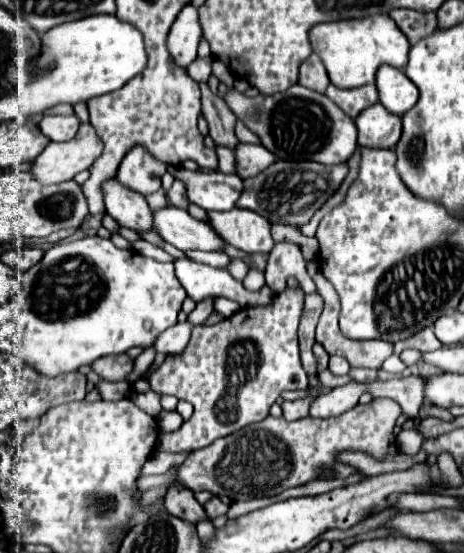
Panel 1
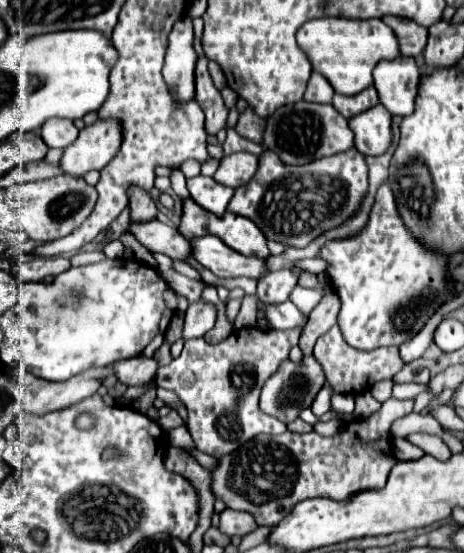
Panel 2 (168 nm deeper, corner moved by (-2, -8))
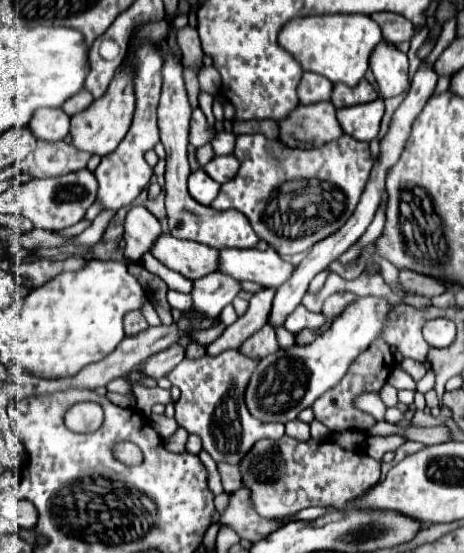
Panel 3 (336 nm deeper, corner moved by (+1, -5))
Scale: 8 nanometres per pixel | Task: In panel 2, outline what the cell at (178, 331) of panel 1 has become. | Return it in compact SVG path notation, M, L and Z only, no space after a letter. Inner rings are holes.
M199 300L197 304L191 304L185 312L183 342L193 338L203 338L213 326L215 326L215 306L205 304L203 300Z

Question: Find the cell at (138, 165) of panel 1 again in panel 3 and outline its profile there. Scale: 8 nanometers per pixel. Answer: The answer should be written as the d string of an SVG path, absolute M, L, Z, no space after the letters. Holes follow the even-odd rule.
M132 207L128 211L124 229L124 249L126 257L132 261L140 261L146 253L150 253L156 239L162 235L158 219L146 207Z

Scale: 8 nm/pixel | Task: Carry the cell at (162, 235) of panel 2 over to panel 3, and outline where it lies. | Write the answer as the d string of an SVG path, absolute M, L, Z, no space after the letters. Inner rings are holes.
M164 233L152 247L152 255L168 269L190 281L206 277L220 267L220 253L208 245L182 241Z

